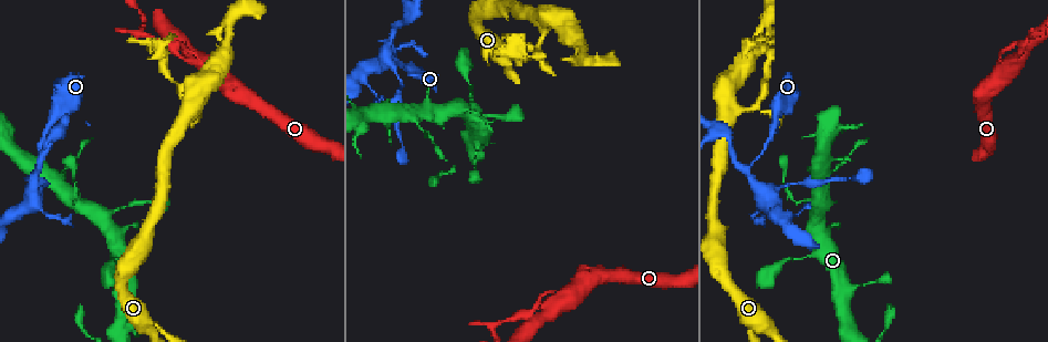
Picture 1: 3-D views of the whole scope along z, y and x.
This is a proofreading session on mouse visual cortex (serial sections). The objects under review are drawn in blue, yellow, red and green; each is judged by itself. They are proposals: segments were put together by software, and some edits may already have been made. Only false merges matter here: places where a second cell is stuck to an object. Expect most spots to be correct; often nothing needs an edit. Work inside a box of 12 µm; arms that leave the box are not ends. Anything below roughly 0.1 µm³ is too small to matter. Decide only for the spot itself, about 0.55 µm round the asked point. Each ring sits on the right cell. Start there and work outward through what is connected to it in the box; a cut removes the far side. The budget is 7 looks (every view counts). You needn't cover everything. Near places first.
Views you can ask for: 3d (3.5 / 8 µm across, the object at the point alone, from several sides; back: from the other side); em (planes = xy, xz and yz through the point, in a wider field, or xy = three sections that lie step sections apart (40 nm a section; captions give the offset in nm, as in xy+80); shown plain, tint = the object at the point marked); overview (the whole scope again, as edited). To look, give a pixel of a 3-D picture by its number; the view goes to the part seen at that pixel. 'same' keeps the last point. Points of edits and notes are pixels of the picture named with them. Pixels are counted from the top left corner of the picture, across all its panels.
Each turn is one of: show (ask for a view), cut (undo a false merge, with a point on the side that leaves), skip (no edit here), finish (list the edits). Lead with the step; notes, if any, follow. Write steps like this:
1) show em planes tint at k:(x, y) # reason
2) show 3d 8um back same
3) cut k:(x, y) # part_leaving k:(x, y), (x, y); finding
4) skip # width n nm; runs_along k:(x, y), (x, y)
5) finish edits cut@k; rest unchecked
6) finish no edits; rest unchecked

show 3d 3.5um at 1:(773, 37) # calibre changes

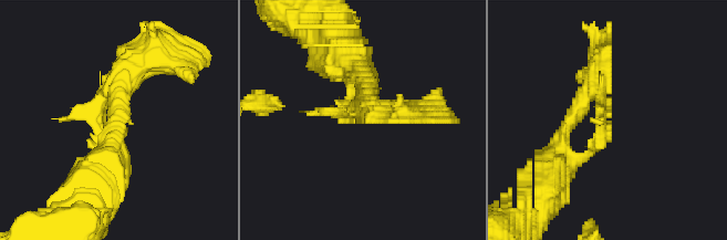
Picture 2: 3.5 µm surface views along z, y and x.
show em xy step 1 tint at 2:(605, 127)

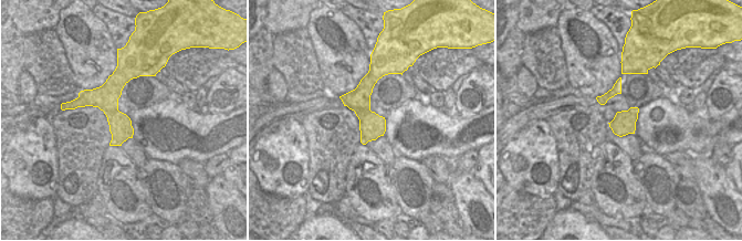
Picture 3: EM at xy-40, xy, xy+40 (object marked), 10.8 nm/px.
skip # runs_along 2:(557, 164), (594, 149), (608, 123); one cell here

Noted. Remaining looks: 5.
show 3d 3.5um at 1:(156, 45) # sharp bend

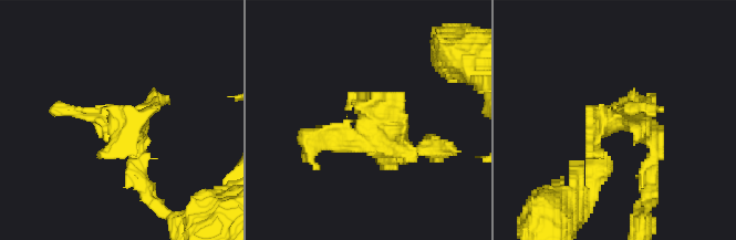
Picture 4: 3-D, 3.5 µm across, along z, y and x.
show em xy step 2 tint at 4:(372, 143)

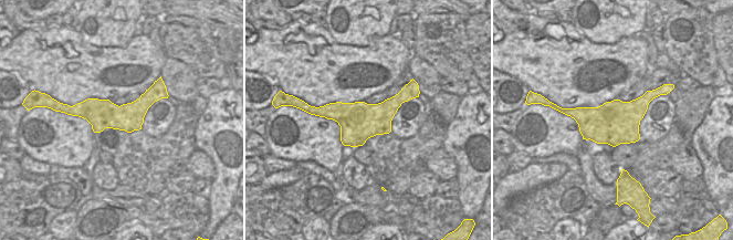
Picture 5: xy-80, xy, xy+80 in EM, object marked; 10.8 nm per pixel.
skip # runs_along 5:(159, 94), (134, 112), (74, 112); all the same cell

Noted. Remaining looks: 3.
show 3d 3.5um at 1:(393, 39)

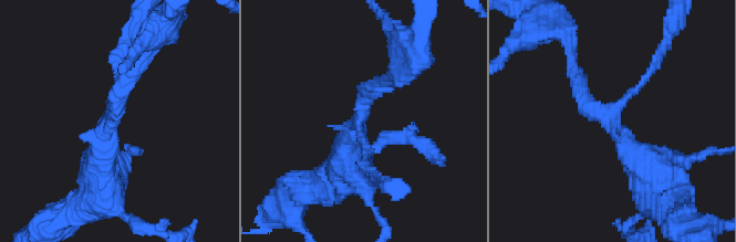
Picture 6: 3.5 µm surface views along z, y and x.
show em planes tint at 6:(111, 113) # arms 3; arm_widths 150, 250, 350 nm

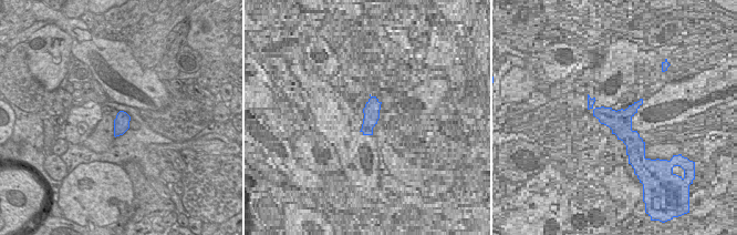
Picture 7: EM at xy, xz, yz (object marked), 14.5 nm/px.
skip # runs_along 6:(124, 52), (101, 147), (104, 178); continuous, no second cell

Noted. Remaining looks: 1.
finish no edits; rest unchecked

